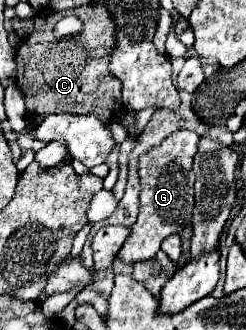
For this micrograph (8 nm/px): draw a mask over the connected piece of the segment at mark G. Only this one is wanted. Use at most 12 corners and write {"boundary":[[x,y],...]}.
{"boundary":[[199,135],[139,157],[141,207],[117,259],[155,257],[191,221]]}

